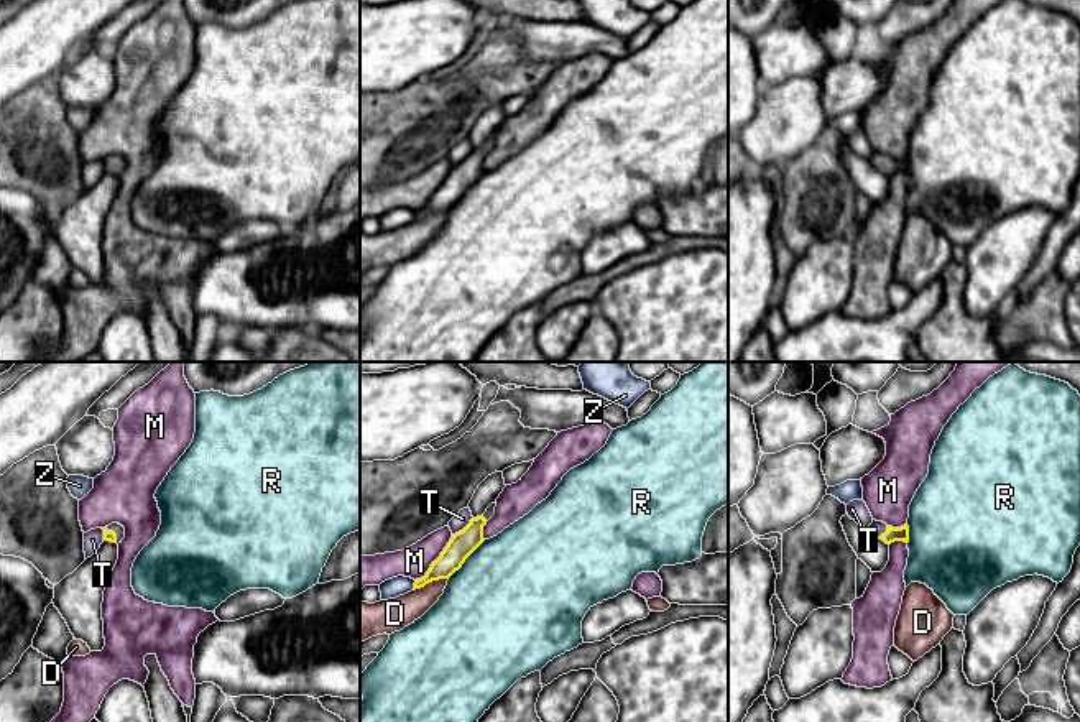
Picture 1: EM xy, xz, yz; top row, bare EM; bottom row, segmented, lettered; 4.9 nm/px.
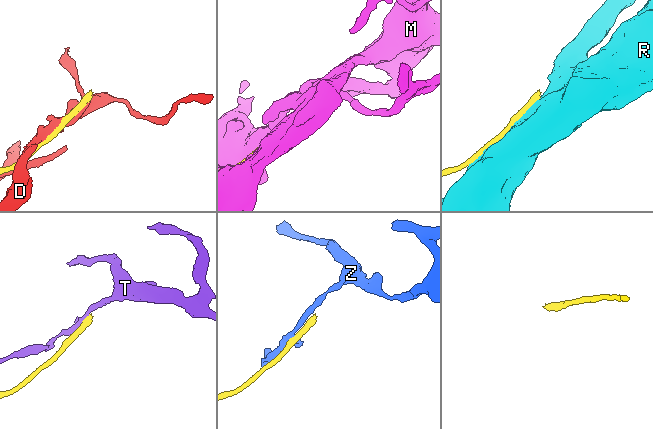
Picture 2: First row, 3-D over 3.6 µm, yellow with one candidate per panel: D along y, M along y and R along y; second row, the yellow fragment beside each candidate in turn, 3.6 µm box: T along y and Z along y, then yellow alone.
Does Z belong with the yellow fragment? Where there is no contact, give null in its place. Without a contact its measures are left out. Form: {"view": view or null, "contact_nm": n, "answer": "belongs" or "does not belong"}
{"view": "xz", "contact_nm": 50, "answer": "does not belong"}

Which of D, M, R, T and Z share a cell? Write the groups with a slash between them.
D / M / R / T / Z

